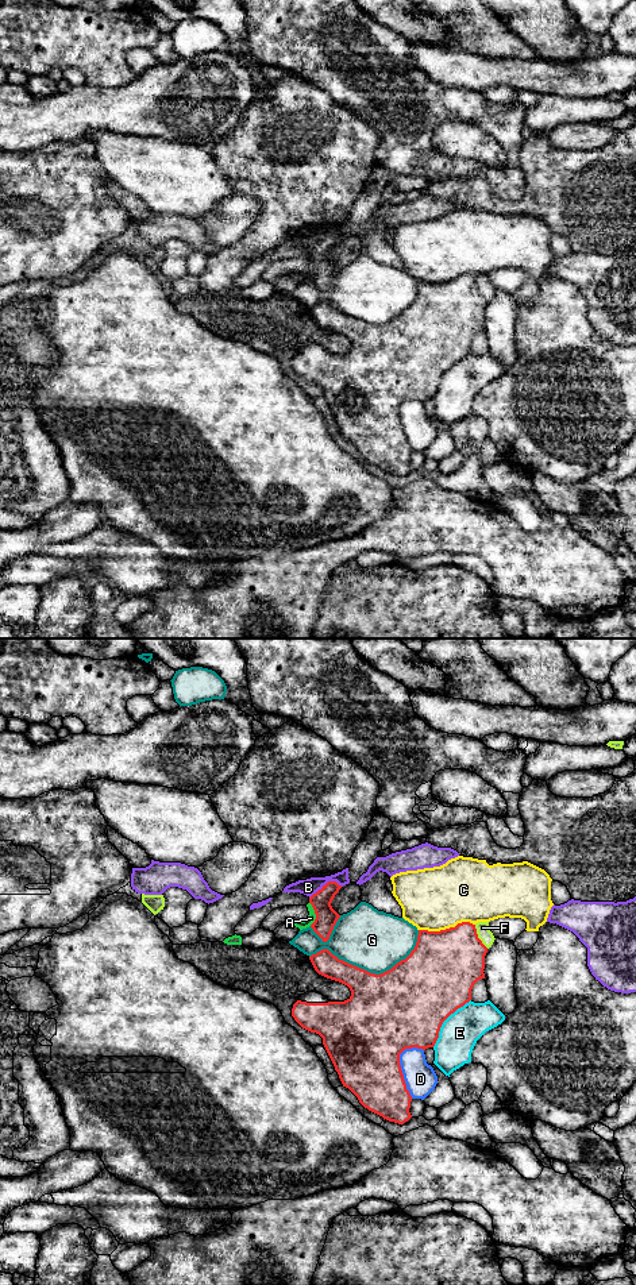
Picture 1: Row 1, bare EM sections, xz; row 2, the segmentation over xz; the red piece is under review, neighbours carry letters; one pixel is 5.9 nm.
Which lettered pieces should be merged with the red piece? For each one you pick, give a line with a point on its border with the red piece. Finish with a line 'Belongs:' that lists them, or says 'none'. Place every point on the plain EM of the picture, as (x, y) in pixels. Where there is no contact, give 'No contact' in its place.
Belongs: none

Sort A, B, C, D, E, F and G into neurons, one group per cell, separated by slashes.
A / B / C / D / E / F / G

